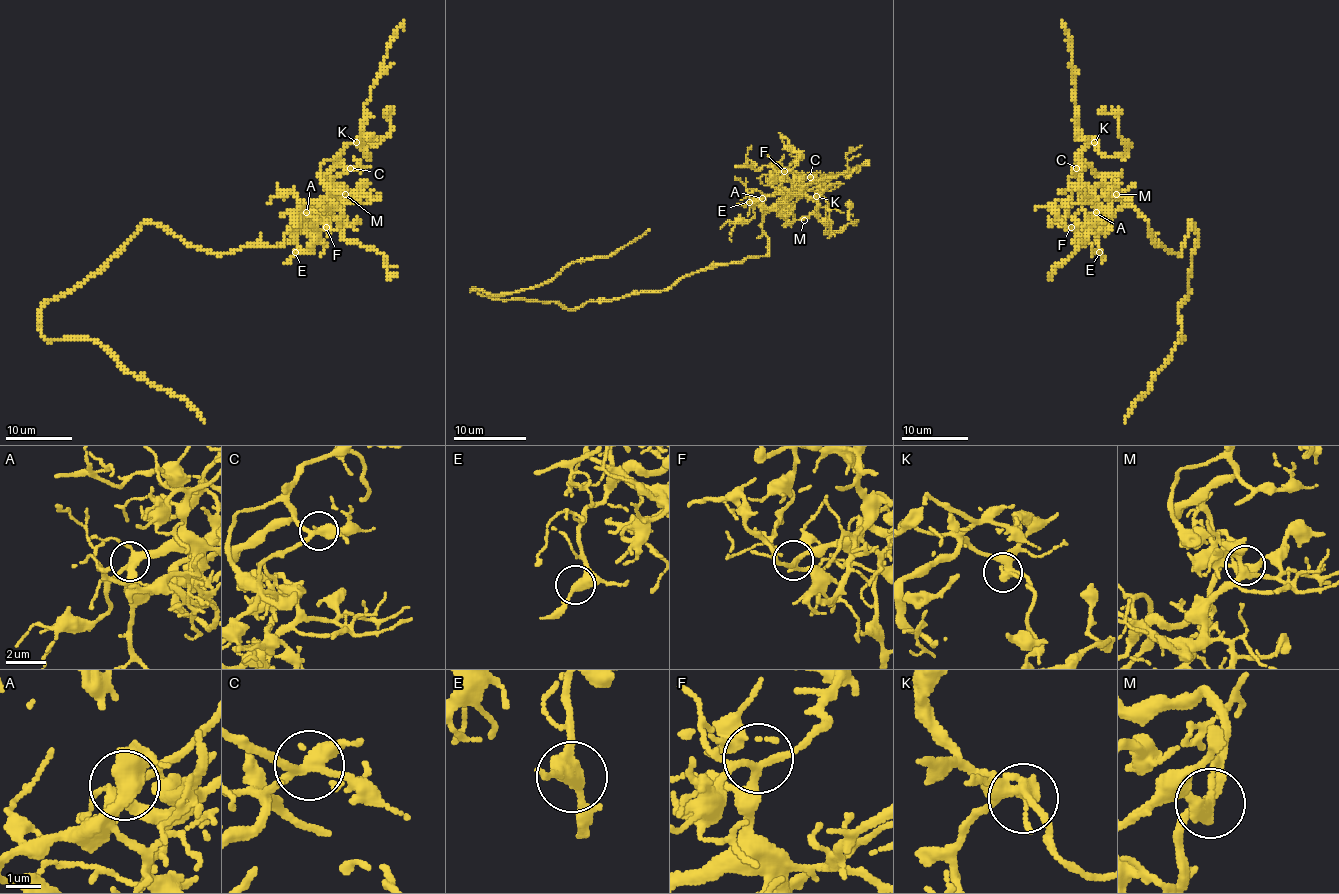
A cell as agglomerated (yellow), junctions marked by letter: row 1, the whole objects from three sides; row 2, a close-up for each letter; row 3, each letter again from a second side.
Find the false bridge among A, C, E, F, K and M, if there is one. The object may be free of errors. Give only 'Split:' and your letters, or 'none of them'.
Split: C

